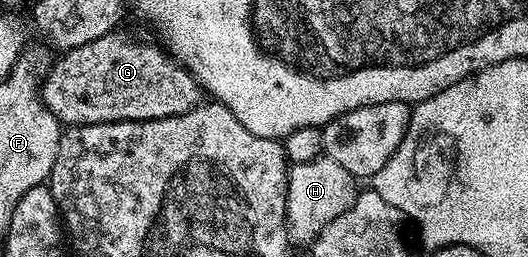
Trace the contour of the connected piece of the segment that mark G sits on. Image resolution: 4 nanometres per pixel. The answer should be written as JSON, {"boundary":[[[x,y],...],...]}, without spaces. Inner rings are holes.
{"boundary":[[[115,29],[88,45],[61,52],[42,82],[43,105],[62,125],[71,127],[163,119],[188,113],[203,102],[204,92],[193,73],[181,66],[169,50],[159,47]]]}

